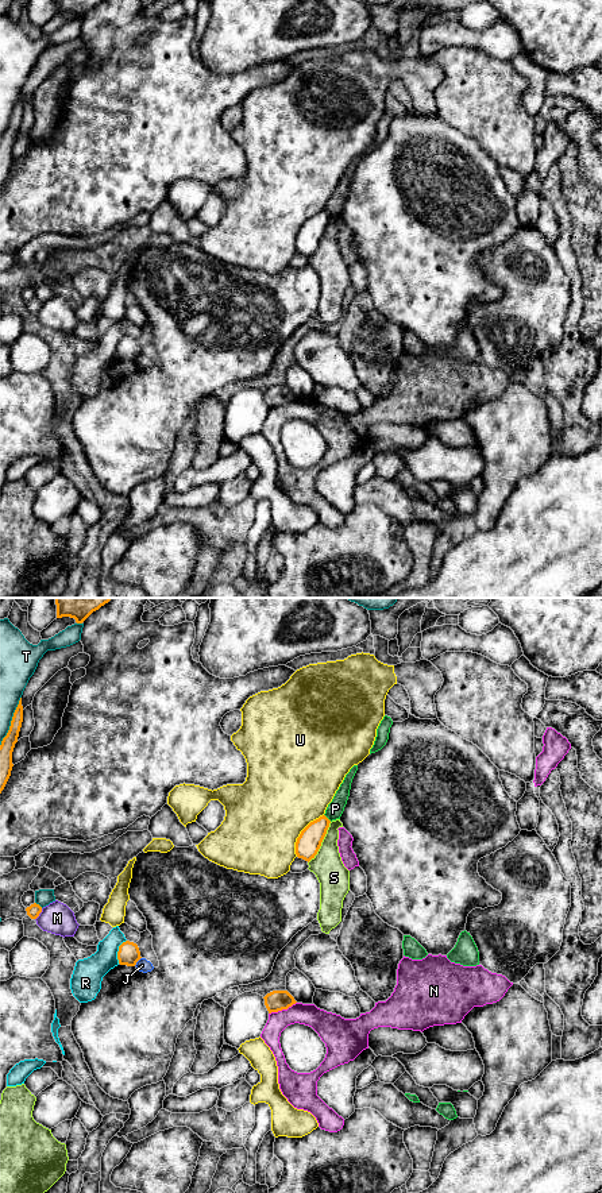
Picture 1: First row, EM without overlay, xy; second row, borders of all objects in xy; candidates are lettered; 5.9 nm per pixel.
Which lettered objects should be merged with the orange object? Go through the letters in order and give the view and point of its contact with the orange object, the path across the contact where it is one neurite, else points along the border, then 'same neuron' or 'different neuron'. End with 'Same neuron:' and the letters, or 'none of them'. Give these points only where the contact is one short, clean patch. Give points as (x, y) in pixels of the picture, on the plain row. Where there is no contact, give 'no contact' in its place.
J: contact xy (138, 355); different neuron
M: contact xy (39, 308); different neuron
N: contact xy (282, 404); different neuron
P: contact xy (327, 213); different neuron
R: contact xy (118, 347); different neuron
S: contact xy (321, 236); different neuron
T: contact xy (11, 116); different neuron
U: contact xy (301, 228); different neuron
Same neuron: none of them

